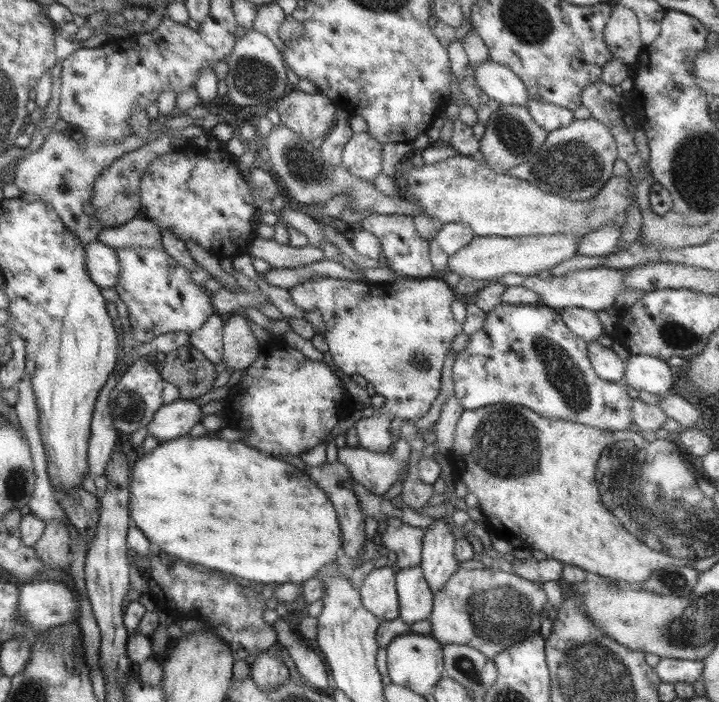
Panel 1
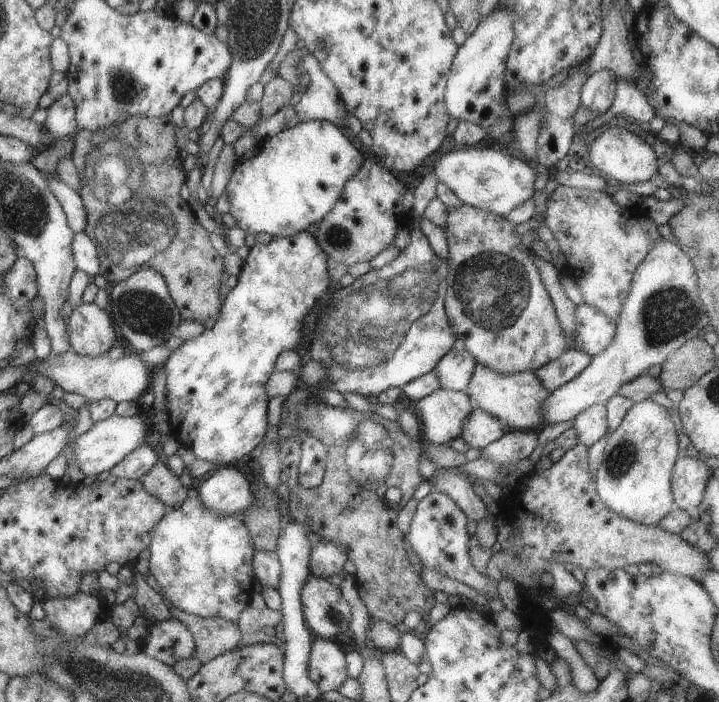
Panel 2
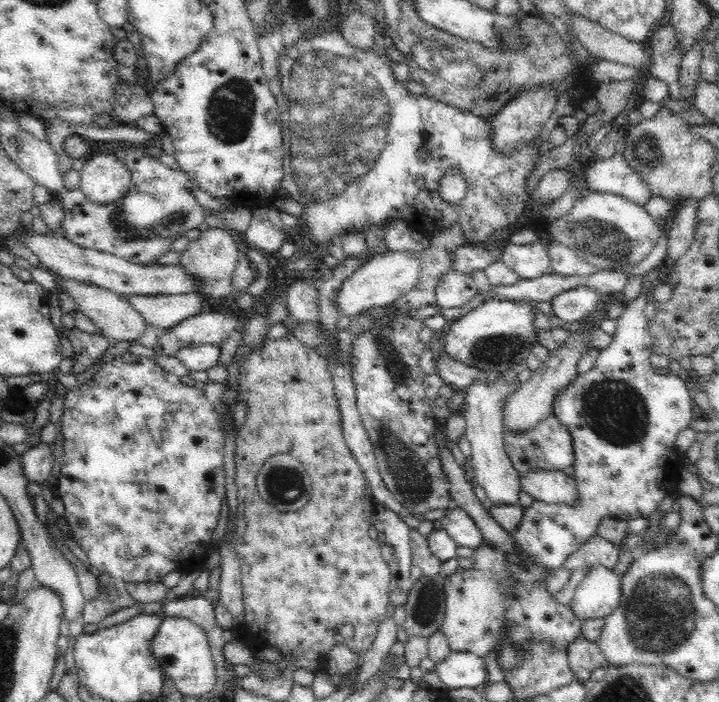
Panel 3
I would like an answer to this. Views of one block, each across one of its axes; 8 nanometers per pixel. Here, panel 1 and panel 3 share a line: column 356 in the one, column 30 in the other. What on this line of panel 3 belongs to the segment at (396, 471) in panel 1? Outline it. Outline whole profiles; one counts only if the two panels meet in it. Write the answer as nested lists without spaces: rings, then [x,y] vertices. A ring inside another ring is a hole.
[[[39,443],[24,451],[21,455],[22,473],[28,482],[44,486],[52,468],[52,446]]]

